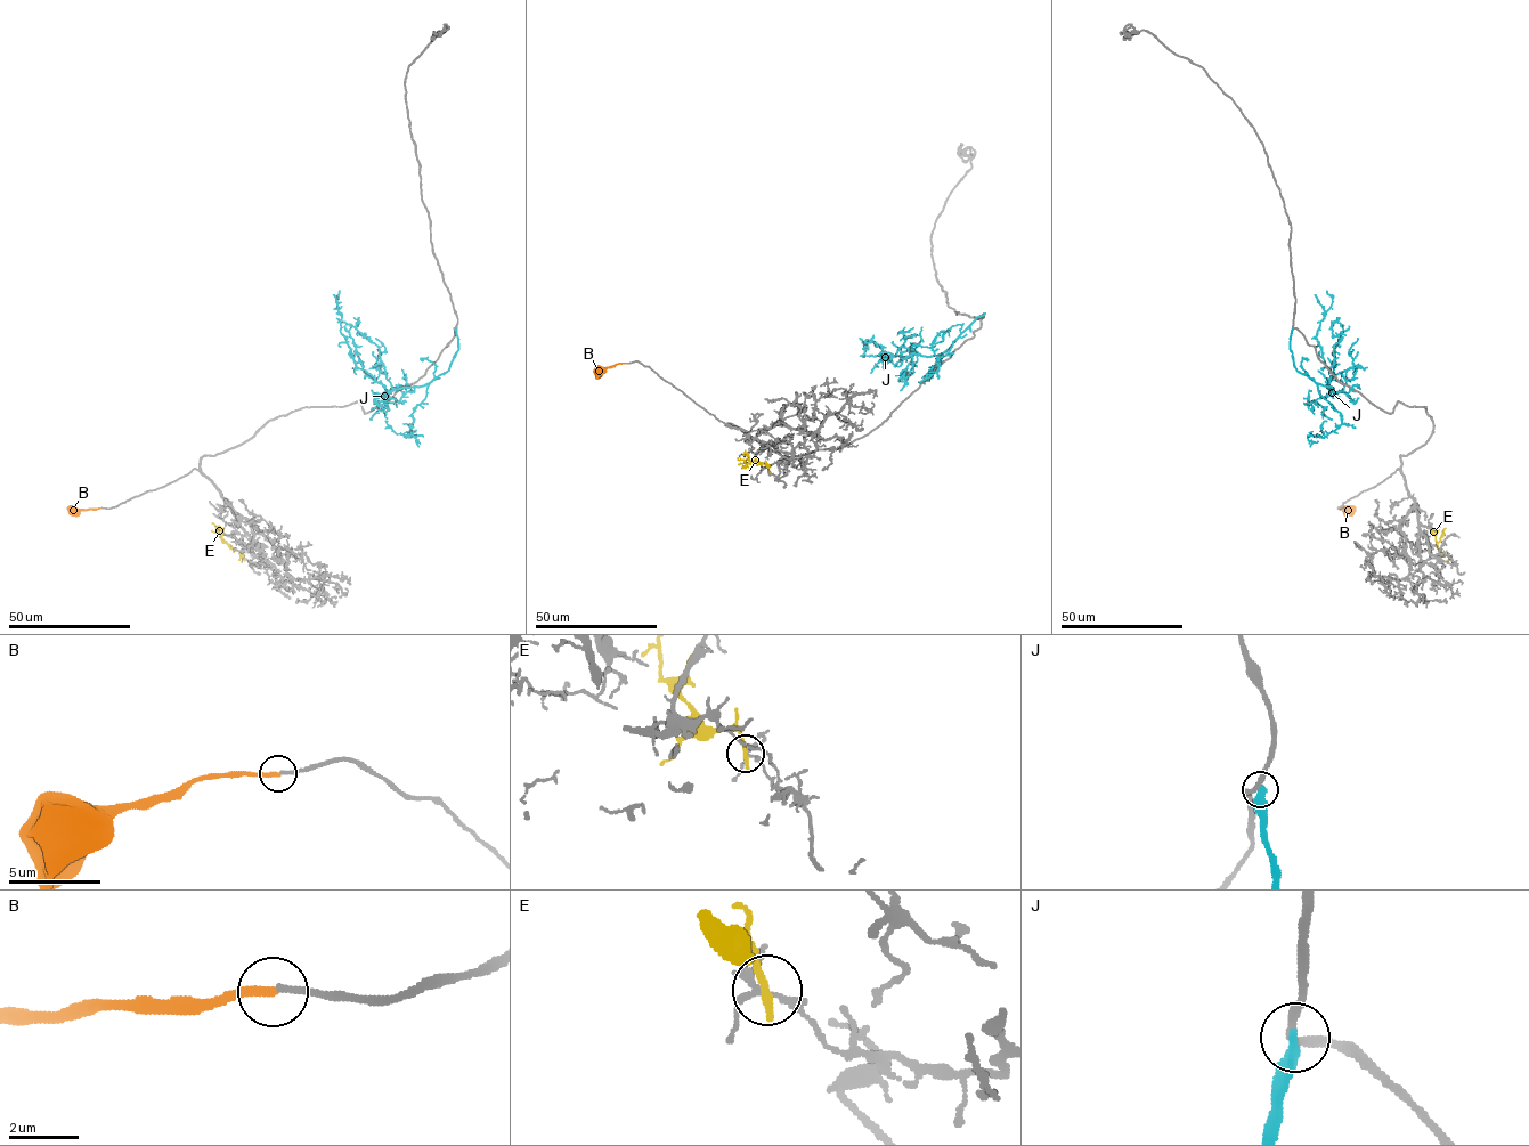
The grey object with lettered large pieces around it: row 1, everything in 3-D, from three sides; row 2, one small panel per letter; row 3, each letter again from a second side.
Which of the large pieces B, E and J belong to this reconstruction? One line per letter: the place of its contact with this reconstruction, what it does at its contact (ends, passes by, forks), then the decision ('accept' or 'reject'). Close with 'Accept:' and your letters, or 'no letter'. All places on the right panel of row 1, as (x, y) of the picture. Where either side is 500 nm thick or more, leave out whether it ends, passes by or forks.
B: meets grey at (1340, 508); it ends there; accept
E: meets grey at (1448, 558); it ends there; reject
J: meets grey at (1293, 327); it ends there; reject
Accept: B

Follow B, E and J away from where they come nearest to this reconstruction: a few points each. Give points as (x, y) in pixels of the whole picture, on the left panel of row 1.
B: (102, 508), (70, 508)
E: (244, 559), (221, 541), (219, 528), (212, 522)
J: (456, 327), (458, 350), (449, 368), (430, 382), (388, 391), (356, 365), (340, 331), (340, 291)

